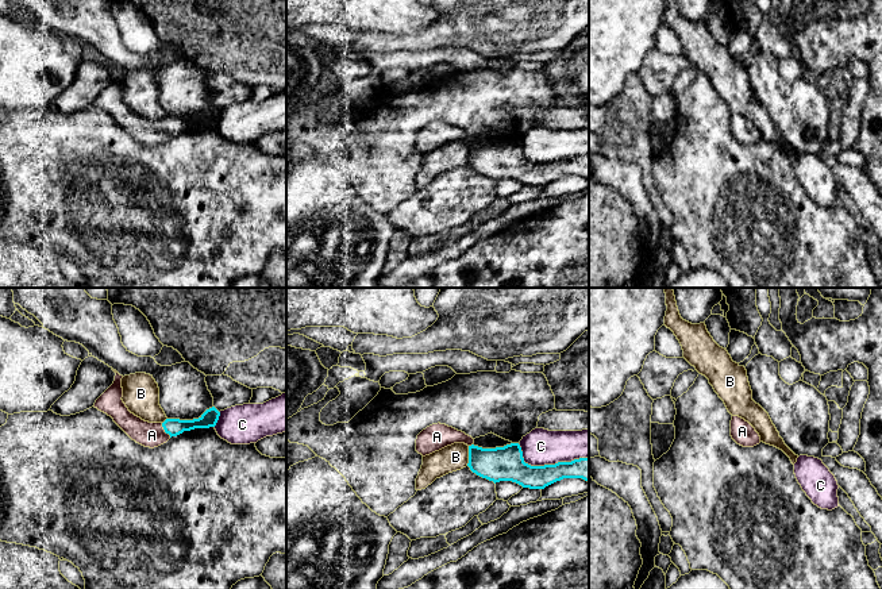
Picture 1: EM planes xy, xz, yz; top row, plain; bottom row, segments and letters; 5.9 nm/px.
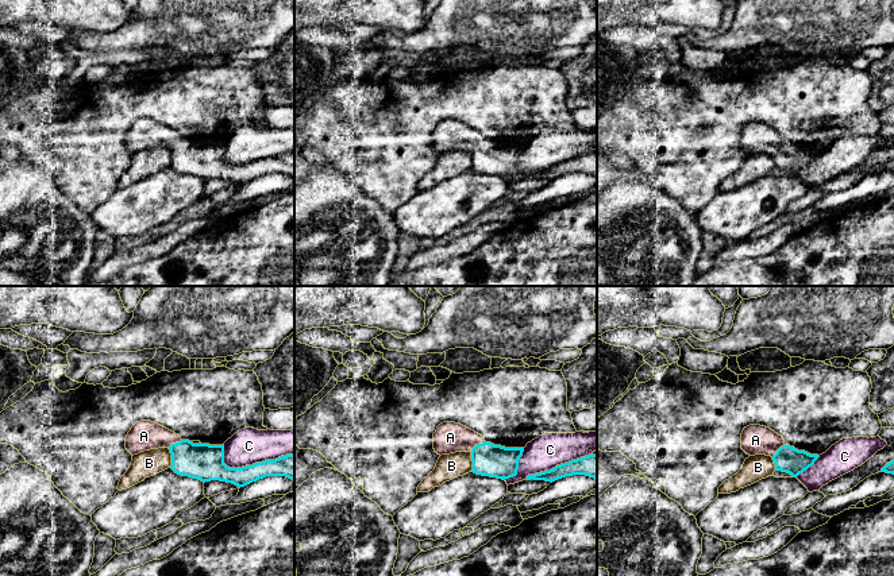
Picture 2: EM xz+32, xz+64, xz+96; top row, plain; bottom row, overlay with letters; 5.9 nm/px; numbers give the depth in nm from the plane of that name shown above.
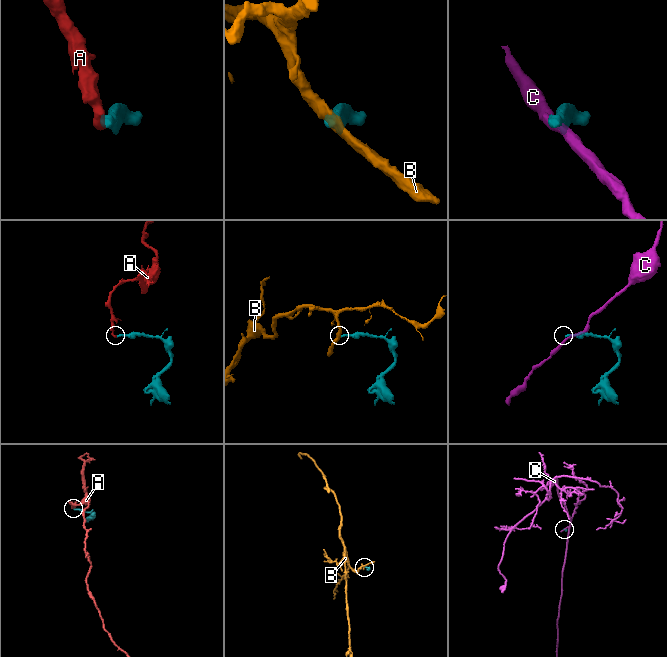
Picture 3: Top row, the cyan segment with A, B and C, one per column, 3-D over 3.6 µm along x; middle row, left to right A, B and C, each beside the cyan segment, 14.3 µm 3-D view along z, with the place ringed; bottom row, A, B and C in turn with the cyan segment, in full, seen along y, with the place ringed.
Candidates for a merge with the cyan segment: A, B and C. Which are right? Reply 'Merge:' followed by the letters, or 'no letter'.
Merge: A

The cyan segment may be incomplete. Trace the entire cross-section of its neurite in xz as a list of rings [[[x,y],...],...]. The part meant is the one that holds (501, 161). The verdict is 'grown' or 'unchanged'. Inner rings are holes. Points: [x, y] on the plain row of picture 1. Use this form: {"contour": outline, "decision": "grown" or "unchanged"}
{"contour": [[[432,122],[423,127],[416,136],[416,149],[423,154],[454,140],[469,143],[467,163],[477,173],[489,178],[512,178],[523,185],[544,186],[563,176],[582,176],[589,180],[589,155],[555,162],[531,163],[524,159],[519,140],[504,145],[482,146],[474,143],[474,136],[446,122]]], "decision": "grown"}

